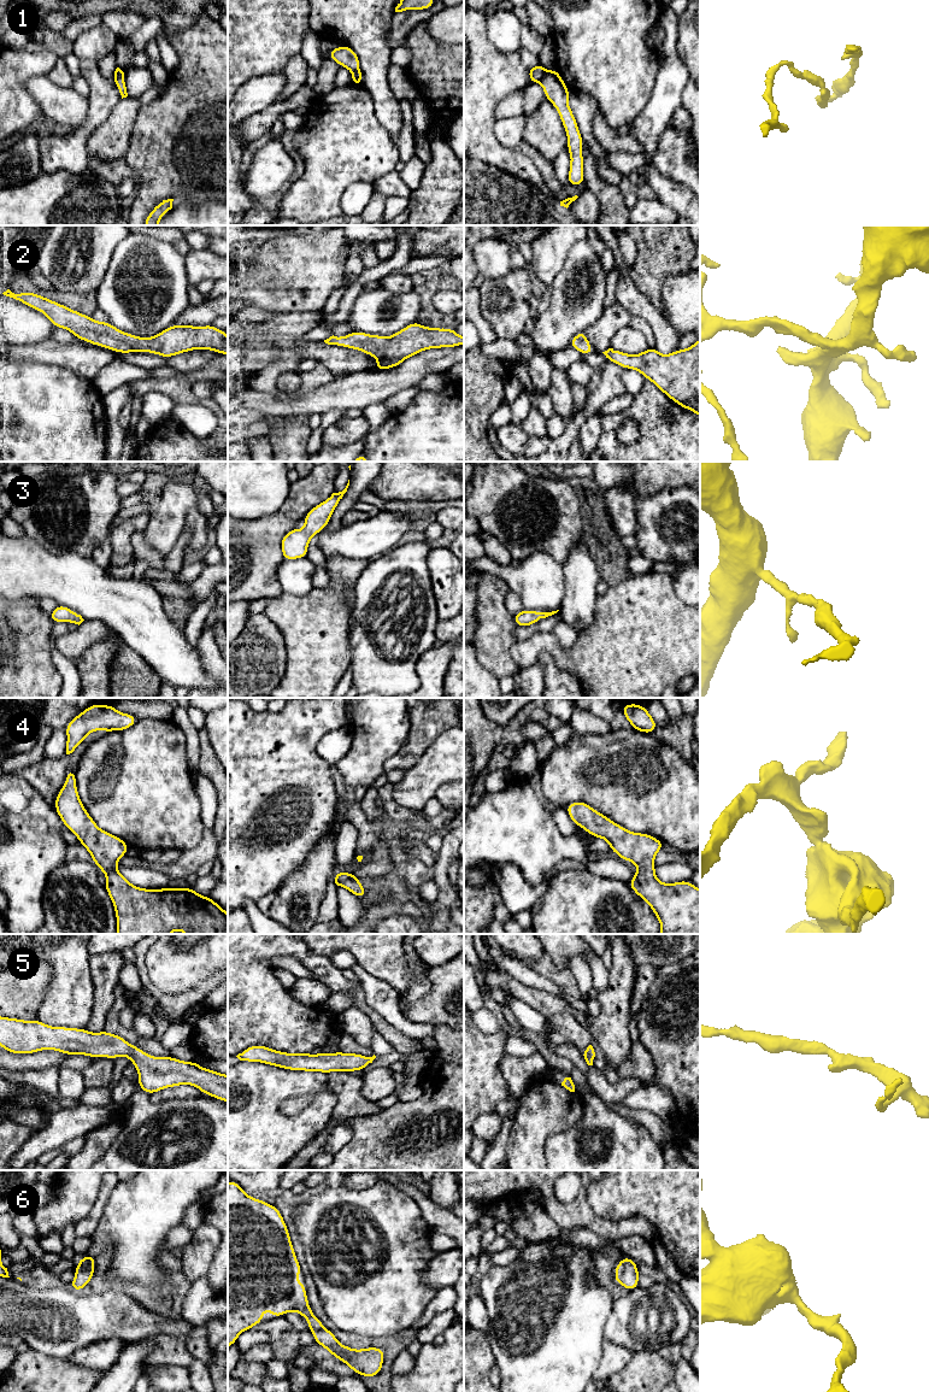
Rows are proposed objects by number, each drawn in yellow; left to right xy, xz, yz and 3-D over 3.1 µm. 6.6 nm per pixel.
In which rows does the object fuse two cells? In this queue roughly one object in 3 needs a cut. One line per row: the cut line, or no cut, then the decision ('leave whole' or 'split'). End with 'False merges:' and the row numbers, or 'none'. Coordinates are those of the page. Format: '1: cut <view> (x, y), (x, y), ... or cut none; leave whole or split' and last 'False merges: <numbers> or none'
1: cut yz (547, 71), (540, 81); split
2: cut none; leave whole
3: cut none; leave whole
4: cut none; leave whole
5: cut none; leave whole
6: cut none; leave whole
False merges: 1

